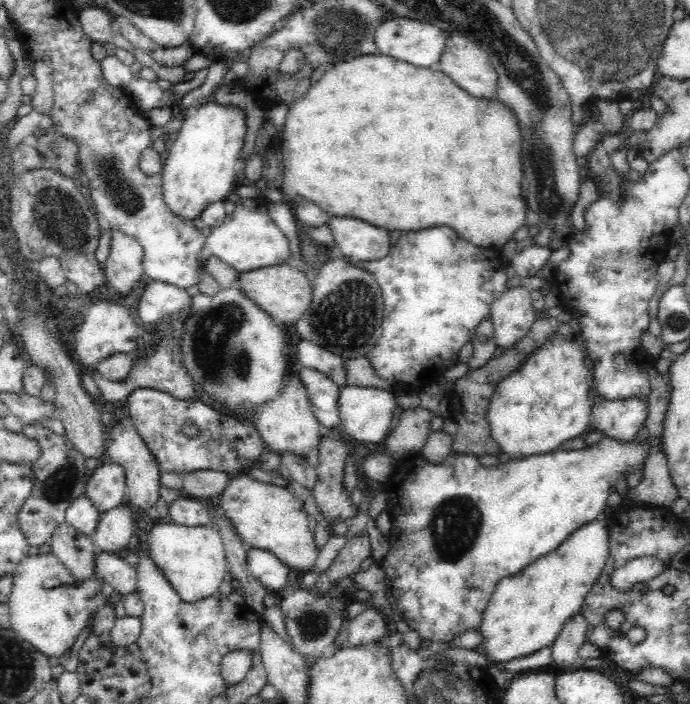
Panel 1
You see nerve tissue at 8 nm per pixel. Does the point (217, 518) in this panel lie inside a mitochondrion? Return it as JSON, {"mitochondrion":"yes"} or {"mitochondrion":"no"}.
{"mitochondrion":"no"}

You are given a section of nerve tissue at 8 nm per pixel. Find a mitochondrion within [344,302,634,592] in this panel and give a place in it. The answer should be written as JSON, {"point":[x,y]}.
{"point":[454,524]}

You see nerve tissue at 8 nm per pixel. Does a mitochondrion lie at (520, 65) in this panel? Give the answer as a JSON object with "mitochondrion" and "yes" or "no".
{"mitochondrion":"yes"}

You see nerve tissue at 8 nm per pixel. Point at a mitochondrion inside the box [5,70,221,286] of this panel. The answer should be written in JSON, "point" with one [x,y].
{"point":[62,219]}

